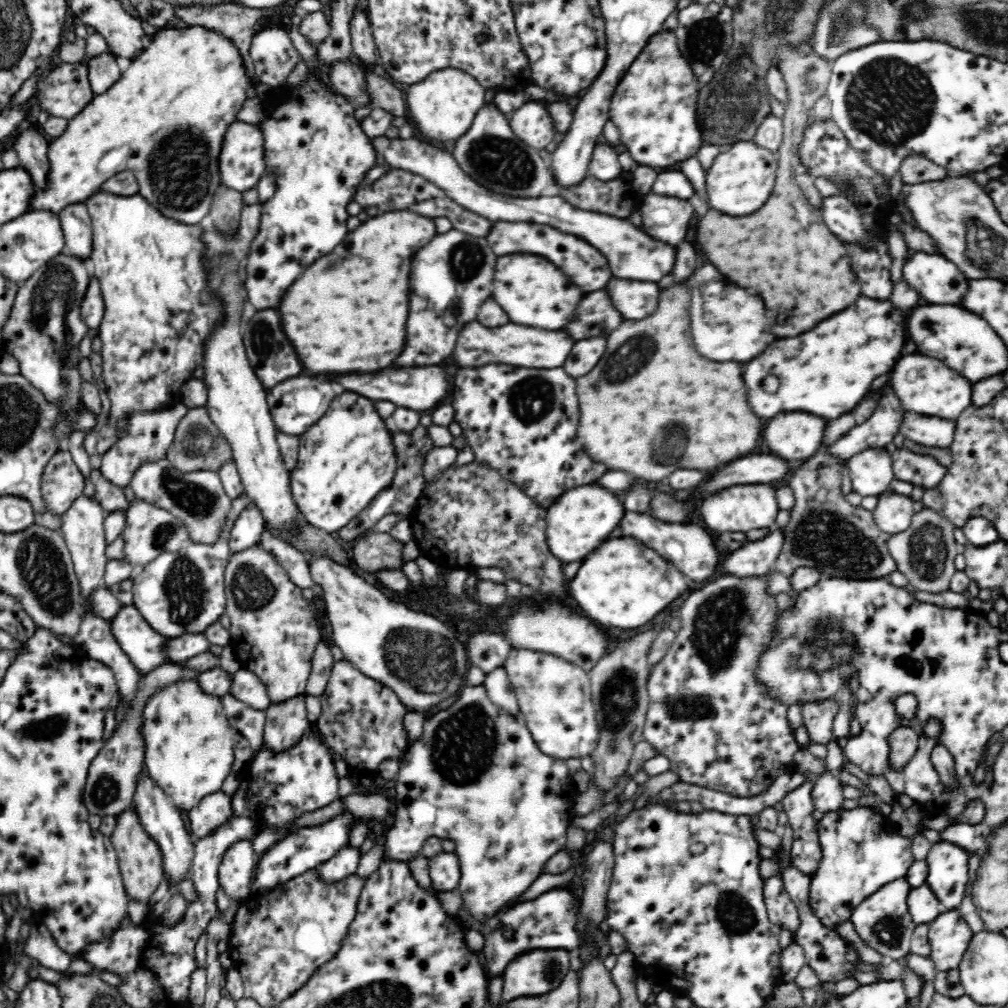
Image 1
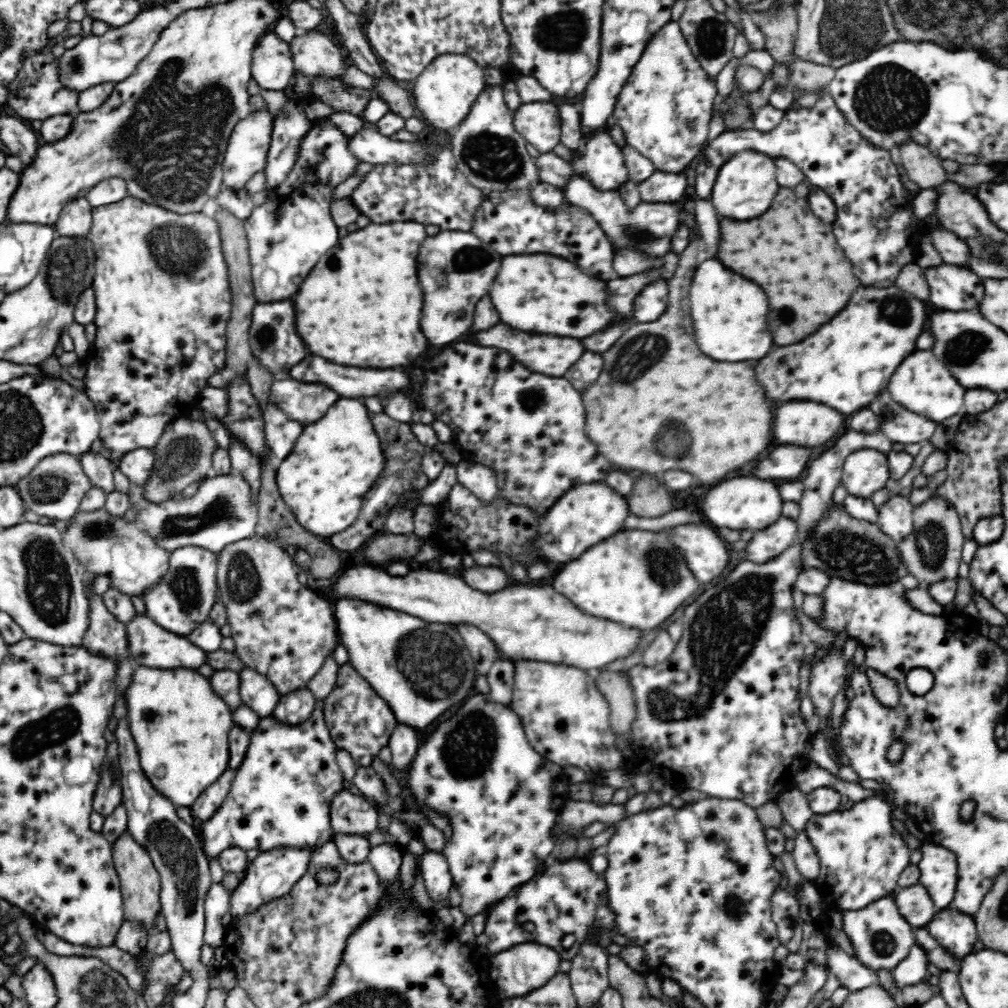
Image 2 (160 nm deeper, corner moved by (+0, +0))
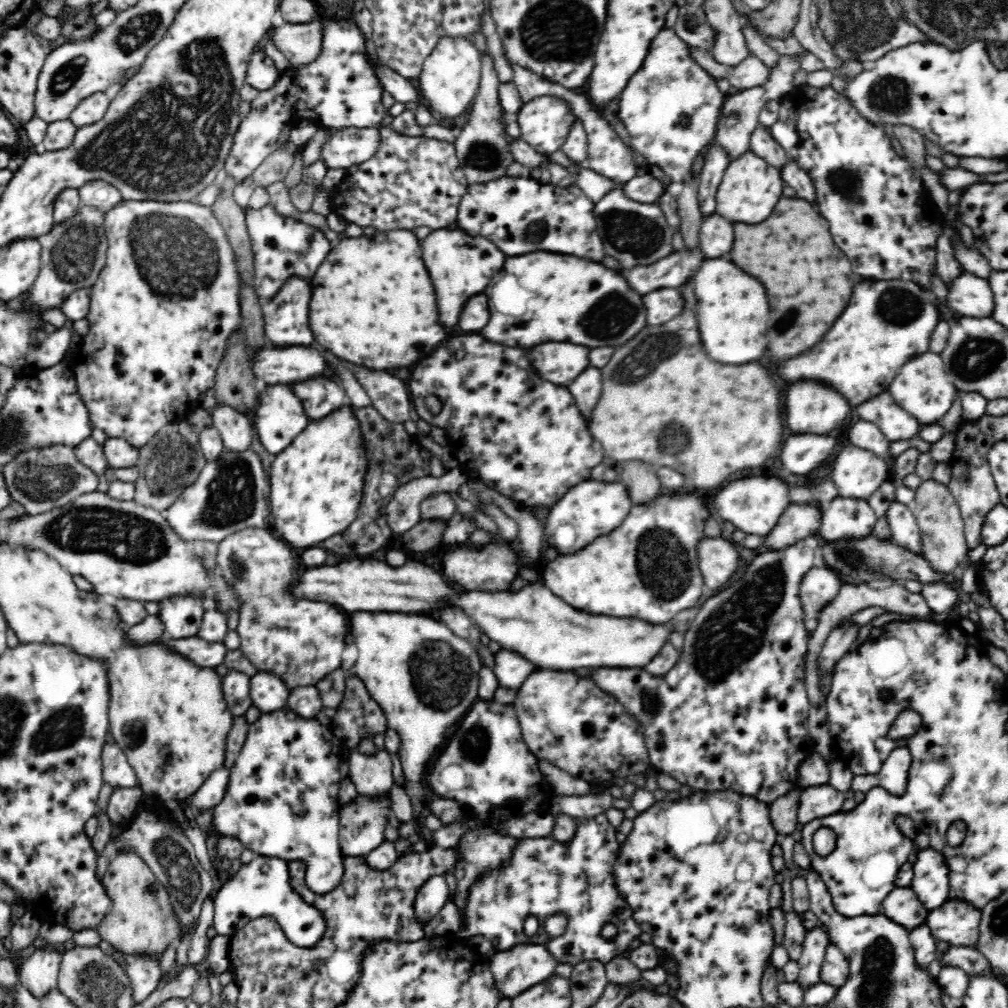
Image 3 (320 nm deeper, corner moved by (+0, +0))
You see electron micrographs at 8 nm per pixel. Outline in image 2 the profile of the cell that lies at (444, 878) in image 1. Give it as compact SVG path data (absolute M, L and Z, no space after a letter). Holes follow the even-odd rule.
M428 850L422 856L422 870L420 871L428 891L428 897L437 903L446 901L448 892L453 885L453 878L450 874L449 865L443 853L436 853Z

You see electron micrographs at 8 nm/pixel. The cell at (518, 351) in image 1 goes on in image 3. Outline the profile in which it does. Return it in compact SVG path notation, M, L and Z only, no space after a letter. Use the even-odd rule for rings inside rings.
M546 342L530 348L534 368L543 380L568 388L588 364L588 348L570 342Z

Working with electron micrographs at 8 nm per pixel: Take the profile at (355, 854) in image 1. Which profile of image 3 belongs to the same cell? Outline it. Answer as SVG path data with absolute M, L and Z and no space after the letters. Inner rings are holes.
M358 792L352 802L340 806L339 838L342 852L346 857L364 857L386 841L384 830L390 823L394 823L391 820L391 805L389 792L386 792L386 796L366 796Z

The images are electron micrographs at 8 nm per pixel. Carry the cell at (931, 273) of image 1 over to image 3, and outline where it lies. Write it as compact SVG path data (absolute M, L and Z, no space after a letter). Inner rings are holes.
M963 272L949 288L948 302L956 312L972 318L988 318L994 310L994 296L988 279Z

